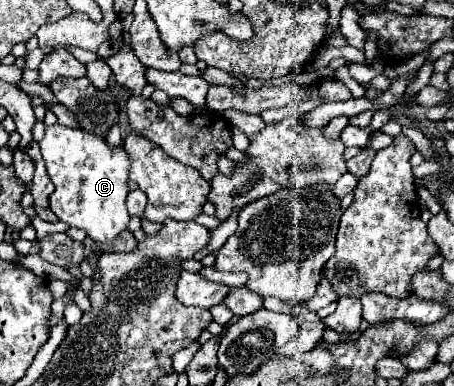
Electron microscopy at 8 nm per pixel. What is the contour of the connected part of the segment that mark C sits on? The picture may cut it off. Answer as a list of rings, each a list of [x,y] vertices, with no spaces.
[[[56,122],[52,126],[46,126],[44,138],[40,140],[40,152],[46,164],[46,172],[52,178],[52,184],[56,186],[54,194],[50,196],[50,210],[58,216],[58,220],[86,230],[86,234],[92,240],[102,242],[102,244],[112,244],[120,236],[120,232],[128,230],[130,214],[124,206],[124,200],[128,194],[126,180],[128,180],[128,170],[130,170],[130,156],[124,150],[124,146],[110,146],[98,134],[78,130],[78,128],[68,128]]]

